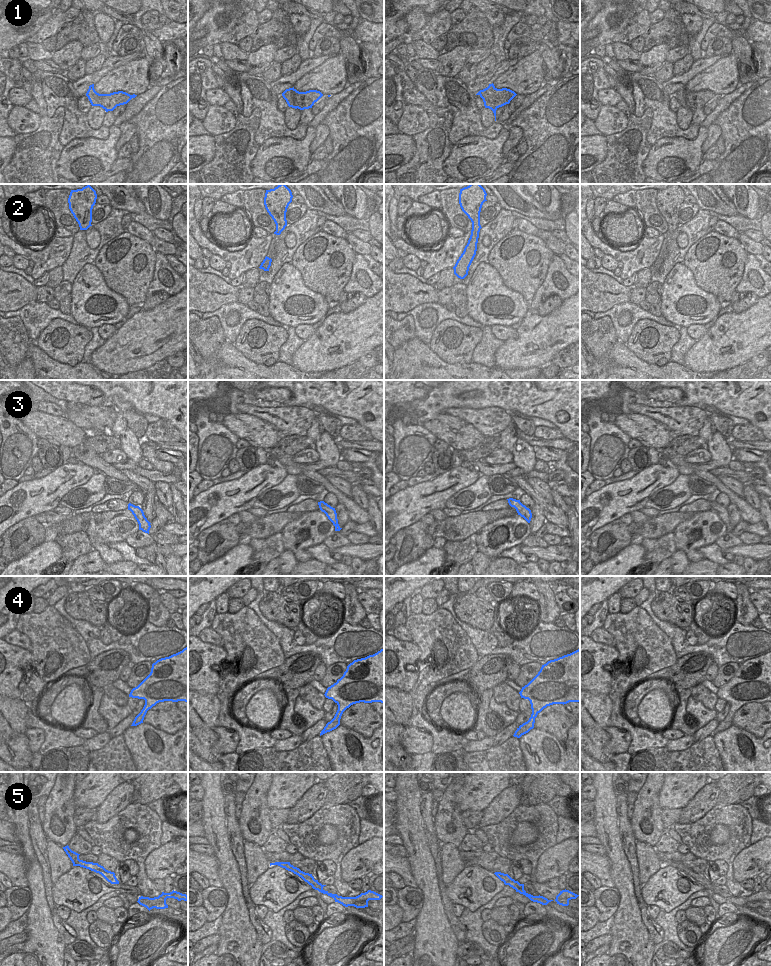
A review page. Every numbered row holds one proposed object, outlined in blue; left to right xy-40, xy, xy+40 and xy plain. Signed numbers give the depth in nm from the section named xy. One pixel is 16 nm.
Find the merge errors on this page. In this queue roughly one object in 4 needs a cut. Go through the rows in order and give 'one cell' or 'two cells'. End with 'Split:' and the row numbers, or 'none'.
1: two cells
2: one cell
3: one cell
4: one cell
5: two cells
Split: 1, 5

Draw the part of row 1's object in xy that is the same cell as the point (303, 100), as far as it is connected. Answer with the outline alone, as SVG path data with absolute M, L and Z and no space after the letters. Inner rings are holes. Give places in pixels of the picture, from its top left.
M294 87L292 88L293 98L295 105L300 110L312 108L315 102L317 102L323 94L317 90L309 90L306 92L299 92Z

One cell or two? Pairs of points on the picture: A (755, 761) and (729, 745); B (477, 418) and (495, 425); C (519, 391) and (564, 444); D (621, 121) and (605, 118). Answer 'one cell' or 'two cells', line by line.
A: one cell
B: one cell
C: two cells
D: one cell

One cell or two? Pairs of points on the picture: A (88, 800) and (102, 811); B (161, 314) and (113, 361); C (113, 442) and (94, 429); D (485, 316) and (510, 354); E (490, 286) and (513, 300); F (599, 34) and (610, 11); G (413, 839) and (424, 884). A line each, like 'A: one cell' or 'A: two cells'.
A: two cells
B: one cell
C: two cells
D: two cells
E: one cell
F: one cell
G: one cell

